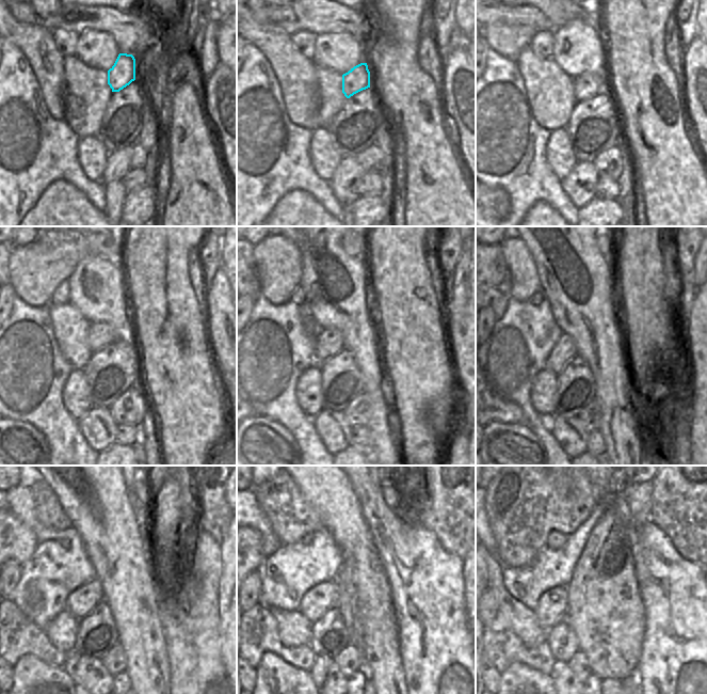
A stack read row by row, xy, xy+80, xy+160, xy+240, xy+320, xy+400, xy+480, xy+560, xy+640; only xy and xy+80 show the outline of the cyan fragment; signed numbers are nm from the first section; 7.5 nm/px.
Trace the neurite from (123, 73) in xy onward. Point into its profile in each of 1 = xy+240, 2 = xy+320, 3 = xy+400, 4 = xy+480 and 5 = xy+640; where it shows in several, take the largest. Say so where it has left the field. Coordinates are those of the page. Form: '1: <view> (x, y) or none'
1: xy+240 (100, 334)
2: xy+320 (330, 342)
3: xy+400 (564, 350)
4: xy+480 (82, 600)
5: xy+640 (552, 603)

